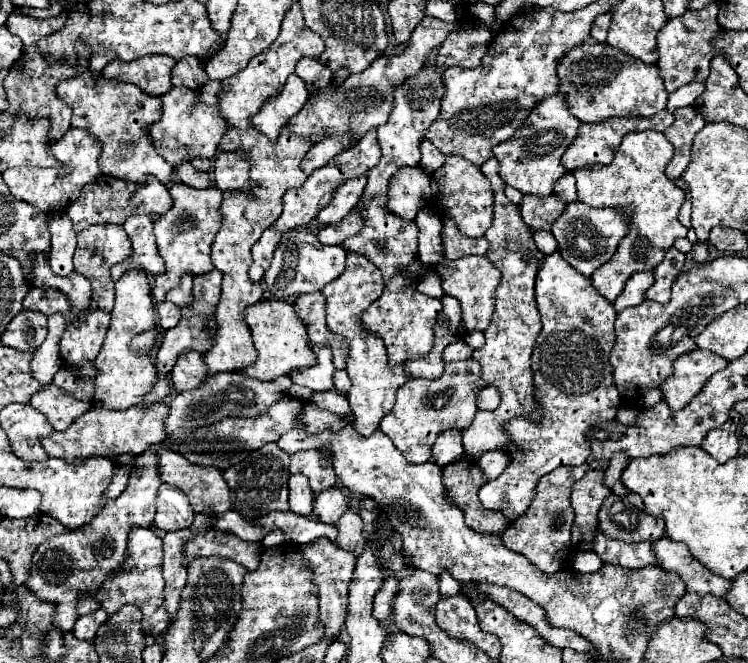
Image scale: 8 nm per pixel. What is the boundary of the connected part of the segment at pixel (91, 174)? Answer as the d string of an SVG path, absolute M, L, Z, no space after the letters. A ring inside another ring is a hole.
M70 128L62 140L52 144L52 156L56 158L58 168L8 168L2 178L14 198L28 202L42 212L64 212L82 188L100 176L100 142L96 142L96 138L92 138L86 130ZM66 168L72 170L66 172Z

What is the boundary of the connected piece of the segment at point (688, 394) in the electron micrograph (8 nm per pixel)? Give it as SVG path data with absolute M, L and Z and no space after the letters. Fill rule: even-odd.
M700 348L676 358L674 374L668 376L660 384L664 402L672 410L684 408L700 392L700 388L706 384L706 380L712 374L724 370L726 366L728 366L726 358L720 358L720 356L716 356L708 350L700 350Z

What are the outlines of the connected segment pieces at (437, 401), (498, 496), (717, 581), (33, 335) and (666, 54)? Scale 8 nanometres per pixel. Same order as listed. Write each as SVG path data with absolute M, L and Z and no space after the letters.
M472 358L464 360L464 362L450 362L444 368L444 374L438 380L424 380L424 378L410 378L404 386L400 386L398 394L396 394L396 404L394 408L382 418L380 422L380 430L394 442L394 446L404 454L404 458L412 464L422 464L430 460L430 448L432 442L436 440L436 434L440 434L440 430L448 430L448 428L464 428L468 426L468 422L472 422L474 414L478 412L476 408L476 396L478 392L484 388L484 382L480 382L480 364L472 362Z
M558 252L546 254L544 258L536 260L538 276L536 276L536 302L538 312L542 318L542 332L538 334L538 342L532 354L532 368L534 368L534 396L536 404L542 408L542 420L530 420L524 416L512 418L504 424L504 434L508 436L508 446L504 448L506 456L510 458L506 470L496 478L486 482L478 498L486 508L500 510L510 522L518 518L534 498L534 486L540 476L552 472L558 466L580 466L590 456L590 438L588 432L592 424L600 420L614 420L618 410L618 390L612 380L612 364L608 362L610 350L614 344L614 322L616 310L606 298L602 298L590 284L588 278L578 274Z
M664 536L660 538L660 542L654 542L652 548L656 550L658 566L668 572L678 574L682 582L686 584L688 592L696 592L700 596L714 594L718 598L726 598L728 590L732 588L732 580L726 580L714 574L696 558L692 558L684 542L674 542Z
M22 310L16 314L2 334L4 346L16 350L36 350L46 338L46 316L36 310Z
M712 2L702 10L688 10L684 16L668 20L660 34L656 36L660 52L658 68L668 92L674 92L690 82L706 82L708 66L710 60L714 58L712 50L708 50L708 42L712 40L712 34L716 34L716 30L722 30L716 22L716 16L718 16L716 2Z

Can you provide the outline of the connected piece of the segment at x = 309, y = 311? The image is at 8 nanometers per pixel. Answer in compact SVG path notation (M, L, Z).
M308 292L300 294L296 298L296 312L300 312L300 318L308 326L308 336L312 344L328 346L334 356L334 366L344 368L344 350L348 350L348 344L342 338L336 338L326 328L326 300L322 292Z

